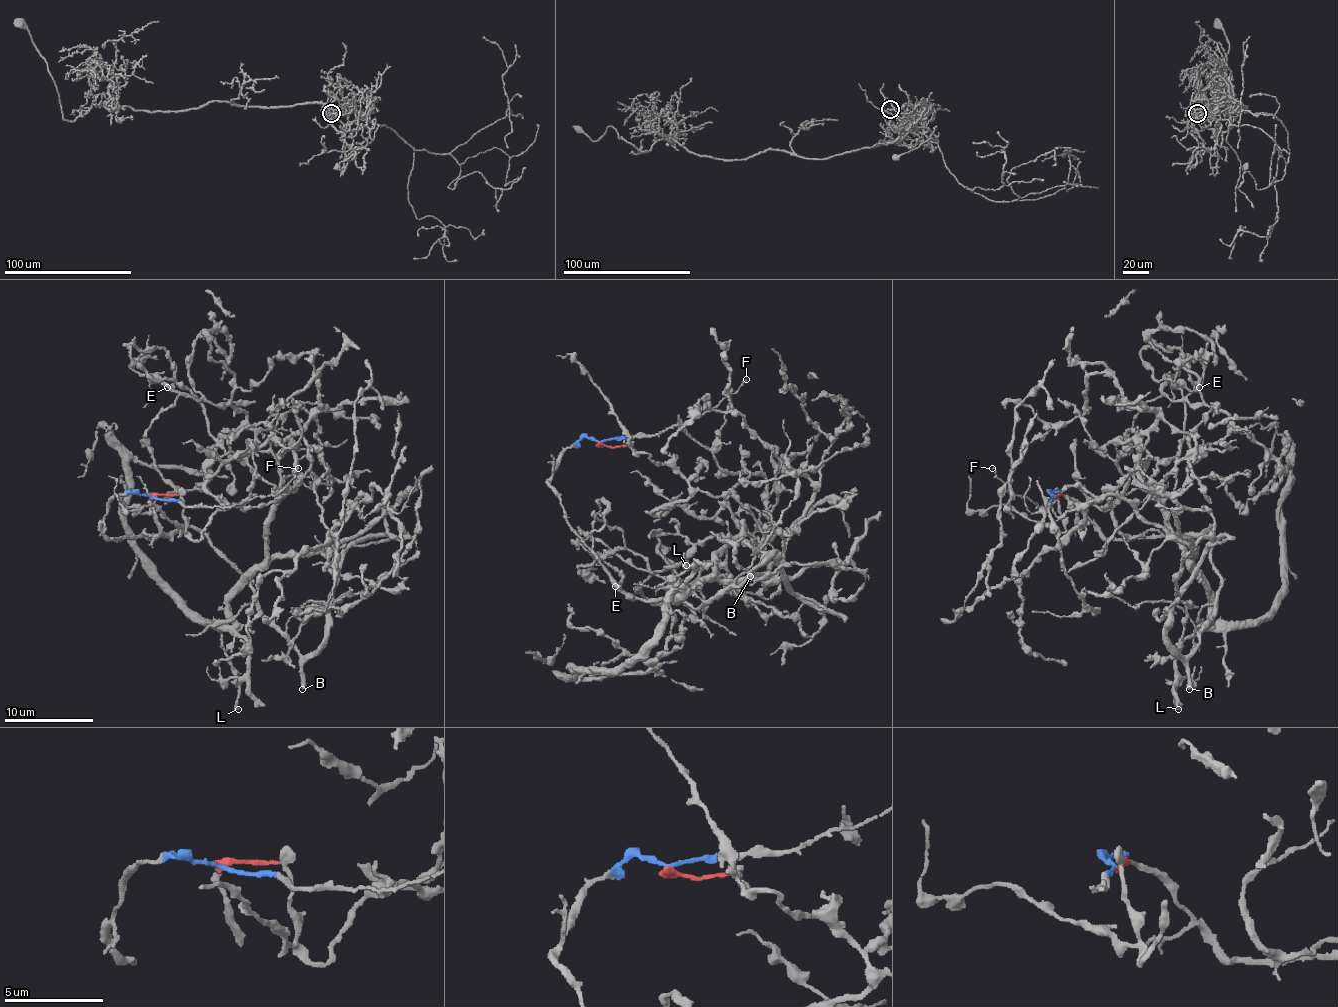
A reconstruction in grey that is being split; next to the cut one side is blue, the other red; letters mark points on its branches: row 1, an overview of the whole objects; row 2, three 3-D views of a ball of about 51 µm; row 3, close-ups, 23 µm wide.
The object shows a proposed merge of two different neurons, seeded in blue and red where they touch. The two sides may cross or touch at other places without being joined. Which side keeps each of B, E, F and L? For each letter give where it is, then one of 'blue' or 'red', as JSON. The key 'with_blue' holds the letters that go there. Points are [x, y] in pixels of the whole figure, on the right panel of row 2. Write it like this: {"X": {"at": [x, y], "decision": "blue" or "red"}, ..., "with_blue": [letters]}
{"B": {"at": [1189, 689], "decision": "blue"}, "E": {"at": [1199, 387], "decision": "red"}, "F": {"at": [992, 468], "decision": "blue"}, "L": {"at": [1178, 709], "decision": "red"}, "with_blue": ["B", "F"]}

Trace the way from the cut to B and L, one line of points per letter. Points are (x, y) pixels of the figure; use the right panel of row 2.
B: (1056, 495), (1107, 538), (1198, 536), (1212, 527), (1210, 562), (1221, 585), (1216, 614), (1187, 658), (1190, 689)
L: (1056, 498), (1067, 540), (1076, 511), (1116, 502), (1120, 440), (1136, 444), (1210, 602), (1176, 658), (1178, 709)

